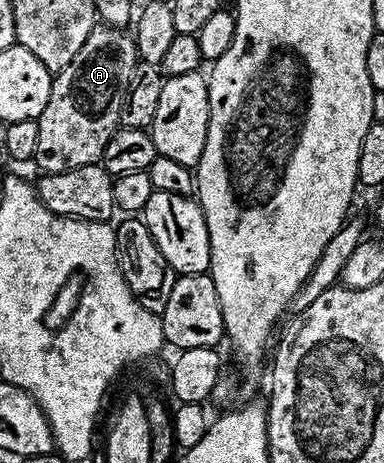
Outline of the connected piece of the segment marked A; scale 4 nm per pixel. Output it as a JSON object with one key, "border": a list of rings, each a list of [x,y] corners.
{"border":[[[97,25],[92,29],[89,37],[85,37],[85,45],[77,49],[77,57],[73,57],[69,65],[54,72],[49,101],[38,118],[37,153],[33,163],[40,167],[40,172],[65,173],[69,169],[81,169],[102,160],[105,145],[109,145],[109,137],[113,137],[113,133],[120,127],[121,105],[125,101],[129,77],[133,77],[133,69],[139,62],[139,50],[130,30],[106,25]]]}

